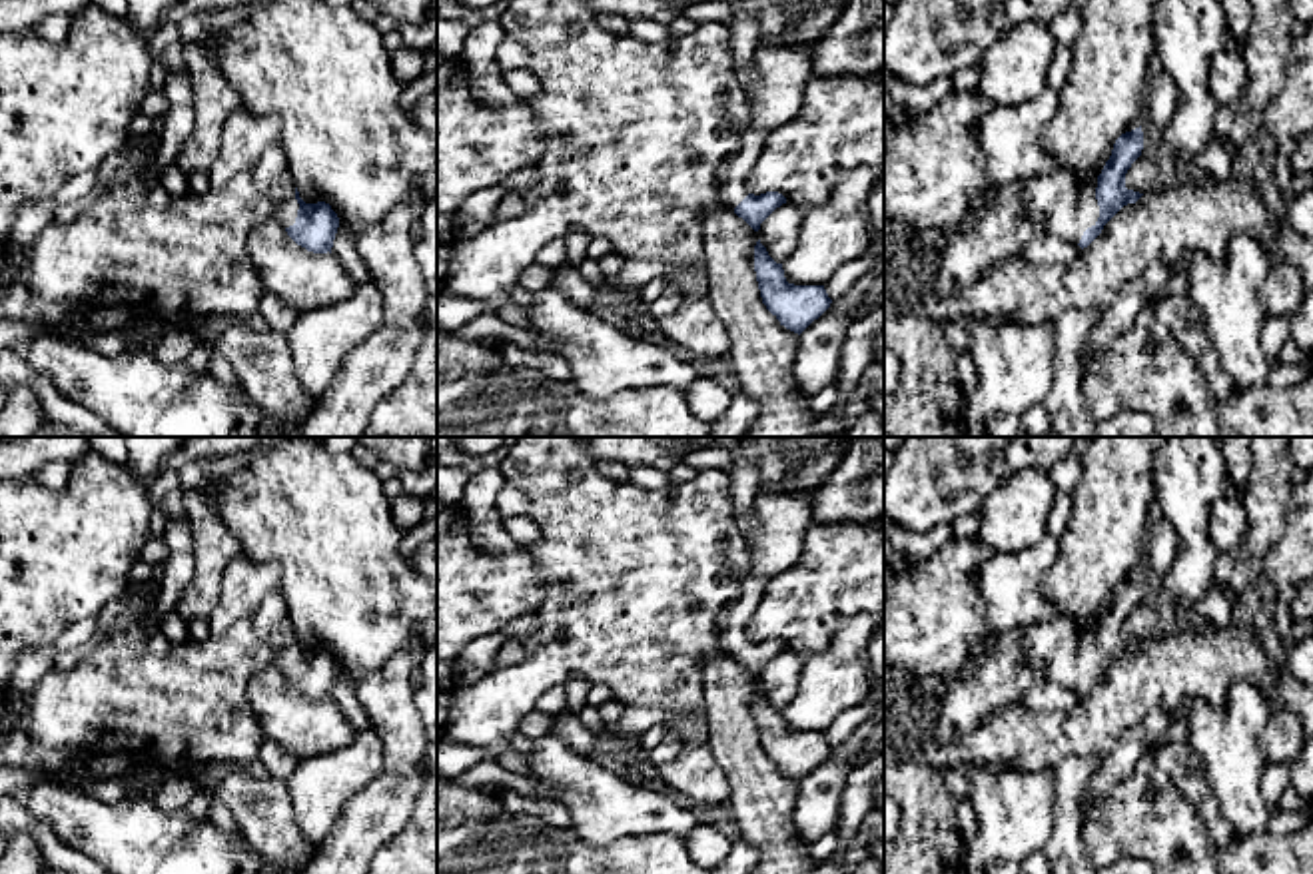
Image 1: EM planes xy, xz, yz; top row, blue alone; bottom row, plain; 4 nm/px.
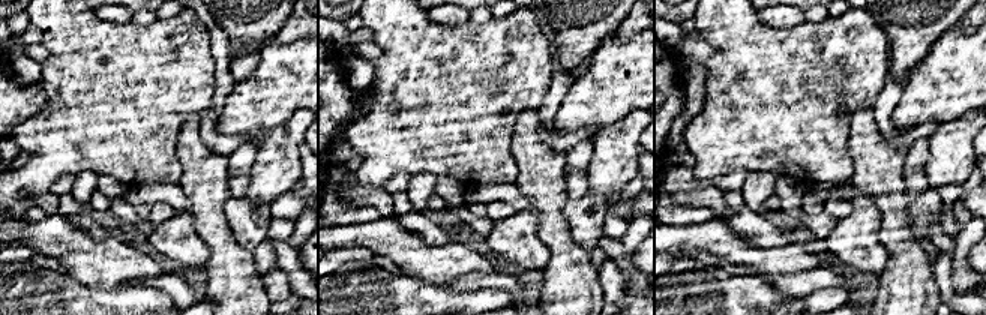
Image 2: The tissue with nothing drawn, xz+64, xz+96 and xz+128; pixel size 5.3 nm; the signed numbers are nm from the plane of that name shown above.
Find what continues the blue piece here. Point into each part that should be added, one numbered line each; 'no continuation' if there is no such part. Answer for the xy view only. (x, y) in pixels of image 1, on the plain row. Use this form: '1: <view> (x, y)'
1: xy (270, 623)

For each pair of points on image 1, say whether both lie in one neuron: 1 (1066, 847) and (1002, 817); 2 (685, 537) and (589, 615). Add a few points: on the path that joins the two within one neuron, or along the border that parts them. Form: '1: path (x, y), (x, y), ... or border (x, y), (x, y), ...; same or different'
1: border (1056, 793), (1054, 829), (1042, 849); different
2: path (661, 561), (613, 607); same

